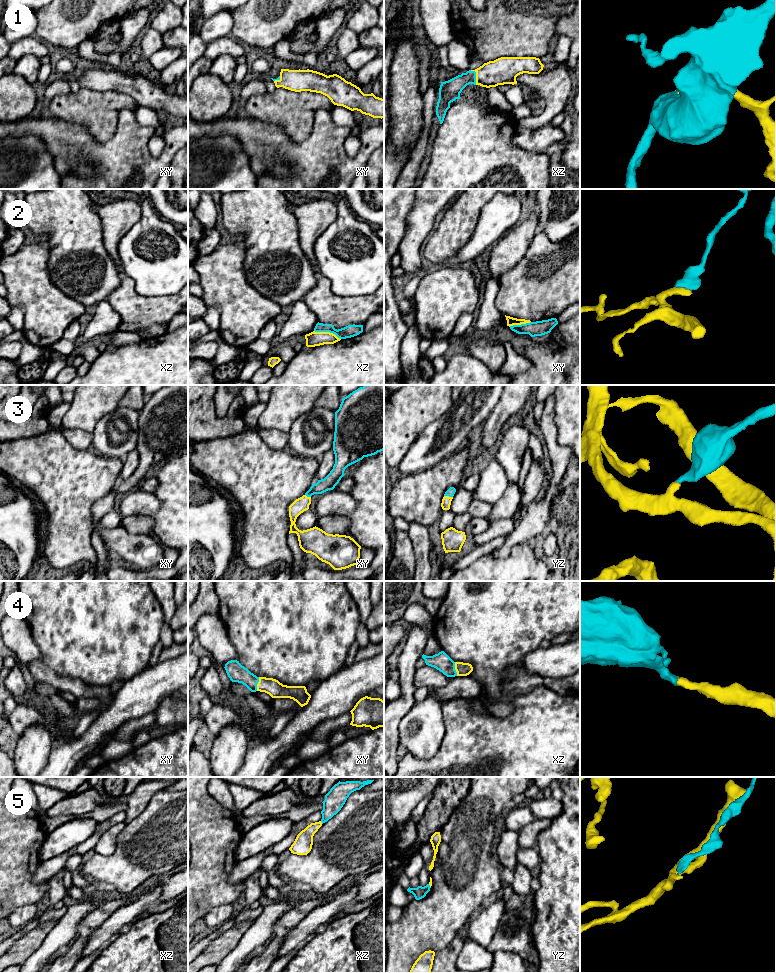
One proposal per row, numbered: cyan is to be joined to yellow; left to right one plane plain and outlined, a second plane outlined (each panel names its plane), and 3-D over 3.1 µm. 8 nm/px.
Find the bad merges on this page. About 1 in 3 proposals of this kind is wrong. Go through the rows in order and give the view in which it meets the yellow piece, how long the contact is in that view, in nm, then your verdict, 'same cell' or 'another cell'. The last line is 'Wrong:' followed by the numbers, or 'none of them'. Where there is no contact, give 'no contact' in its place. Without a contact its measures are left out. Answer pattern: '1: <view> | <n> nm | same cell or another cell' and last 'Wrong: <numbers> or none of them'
1: xz | 130 nm | same cell
2: xz | 220 nm | another cell
3: yz | 70 nm | same cell
4: xy | 110 nm | same cell
5: xz | 30 nm | another cell
Wrong: 2, 5

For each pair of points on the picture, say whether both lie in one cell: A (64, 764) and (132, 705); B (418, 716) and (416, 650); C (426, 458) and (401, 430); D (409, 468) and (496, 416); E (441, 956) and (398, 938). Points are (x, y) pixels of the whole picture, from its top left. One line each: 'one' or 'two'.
A: one
B: two
C: two
D: two
E: two

